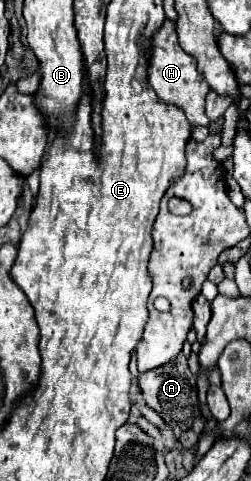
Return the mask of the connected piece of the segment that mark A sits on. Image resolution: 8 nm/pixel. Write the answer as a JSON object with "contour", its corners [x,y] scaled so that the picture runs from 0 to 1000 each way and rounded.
{"contour":[[[713,736],[697,748],[673,757],[649,757],[641,765],[594,769],[578,778],[554,778],[546,786],[554,811],[570,819],[570,832],[594,848],[610,848],[657,877],[681,881],[705,915],[737,931],[777,931],[801,898],[809,898],[809,865],[793,857],[793,836],[785,836],[785,802],[777,802],[777,782],[761,778],[745,761],[745,740]]]}

